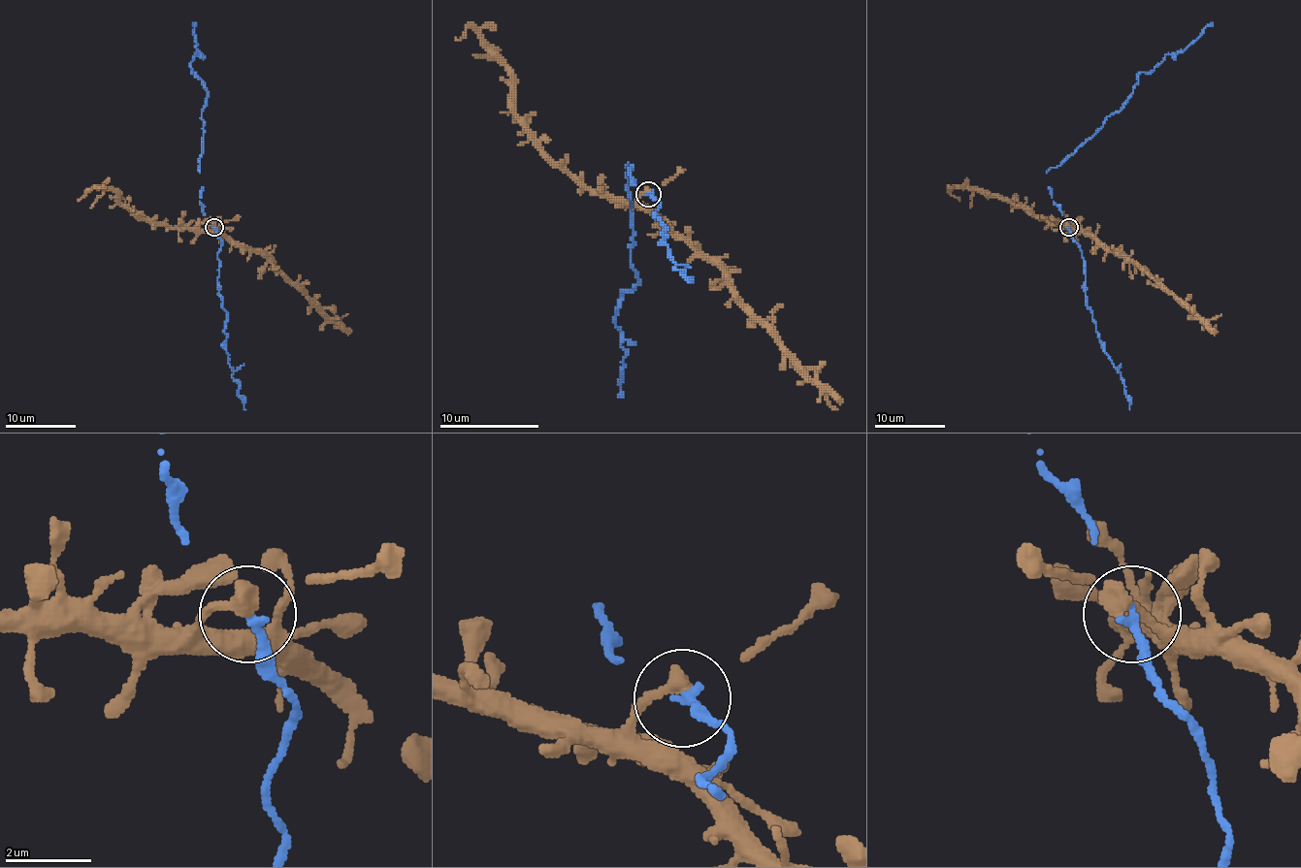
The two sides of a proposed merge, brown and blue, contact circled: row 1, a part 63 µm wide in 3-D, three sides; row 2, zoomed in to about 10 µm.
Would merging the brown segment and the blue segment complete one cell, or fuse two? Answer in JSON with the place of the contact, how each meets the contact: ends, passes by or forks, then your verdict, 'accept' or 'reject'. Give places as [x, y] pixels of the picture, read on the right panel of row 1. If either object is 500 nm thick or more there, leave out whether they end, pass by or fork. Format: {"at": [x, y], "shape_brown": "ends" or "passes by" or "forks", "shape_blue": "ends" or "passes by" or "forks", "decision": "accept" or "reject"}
{"at": [1069, 227], "shape_brown": "ends", "shape_blue": "ends", "decision": "accept"}

